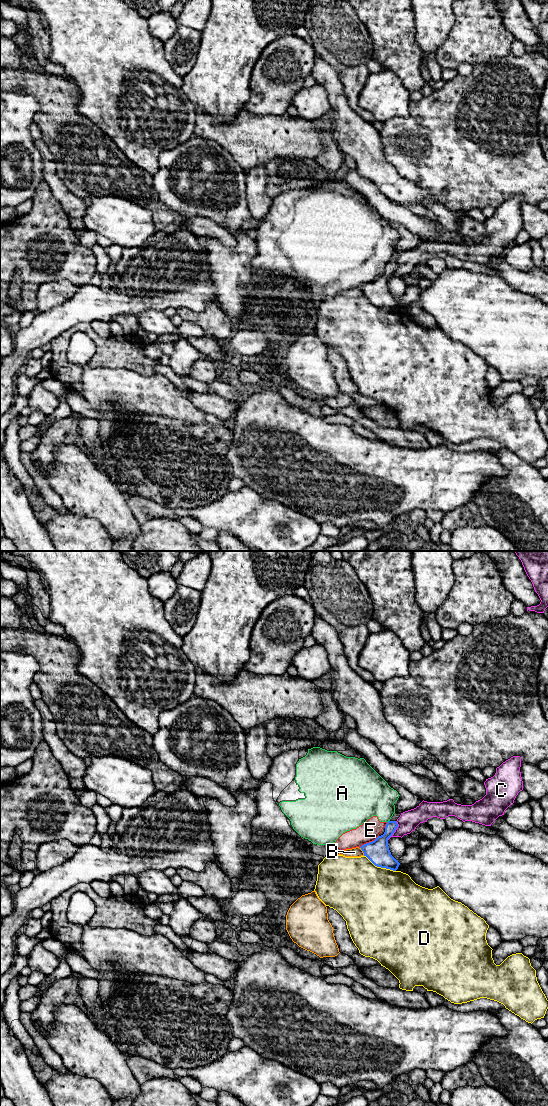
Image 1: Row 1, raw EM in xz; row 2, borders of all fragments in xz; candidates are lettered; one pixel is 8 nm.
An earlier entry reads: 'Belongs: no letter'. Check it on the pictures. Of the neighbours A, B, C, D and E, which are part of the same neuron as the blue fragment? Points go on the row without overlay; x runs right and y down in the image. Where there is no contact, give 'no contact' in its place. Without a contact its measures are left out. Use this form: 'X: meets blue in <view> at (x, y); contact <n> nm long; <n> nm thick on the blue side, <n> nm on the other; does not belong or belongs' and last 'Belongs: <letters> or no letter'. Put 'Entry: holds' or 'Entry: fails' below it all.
A: meets blue in xz at (388, 261); contact 30 nm long; 180 nm thick on the blue side, 320 nm on the other; does not belong
B: meets blue in xz at (362, 290); contact 80 nm long; 190 nm thick on the blue side, 80 nm on the other; does not belong
C: meets blue in xz at (395, 269); contact 170 nm long; 190 nm thick on the blue side, 160 nm on the other; does not belong
D: meets blue in xz at (380, 306); contact 280 nm long; 190 nm thick on the blue side, 480 nm on the other; does not belong
E: meets blue in xz at (369, 282); contact 190 nm long; 190 nm thick on the blue side, 160 nm on the other; does not belong
Belongs: no letter
Entry: holds

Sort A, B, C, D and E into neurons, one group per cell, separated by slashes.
A E / B / C / D

